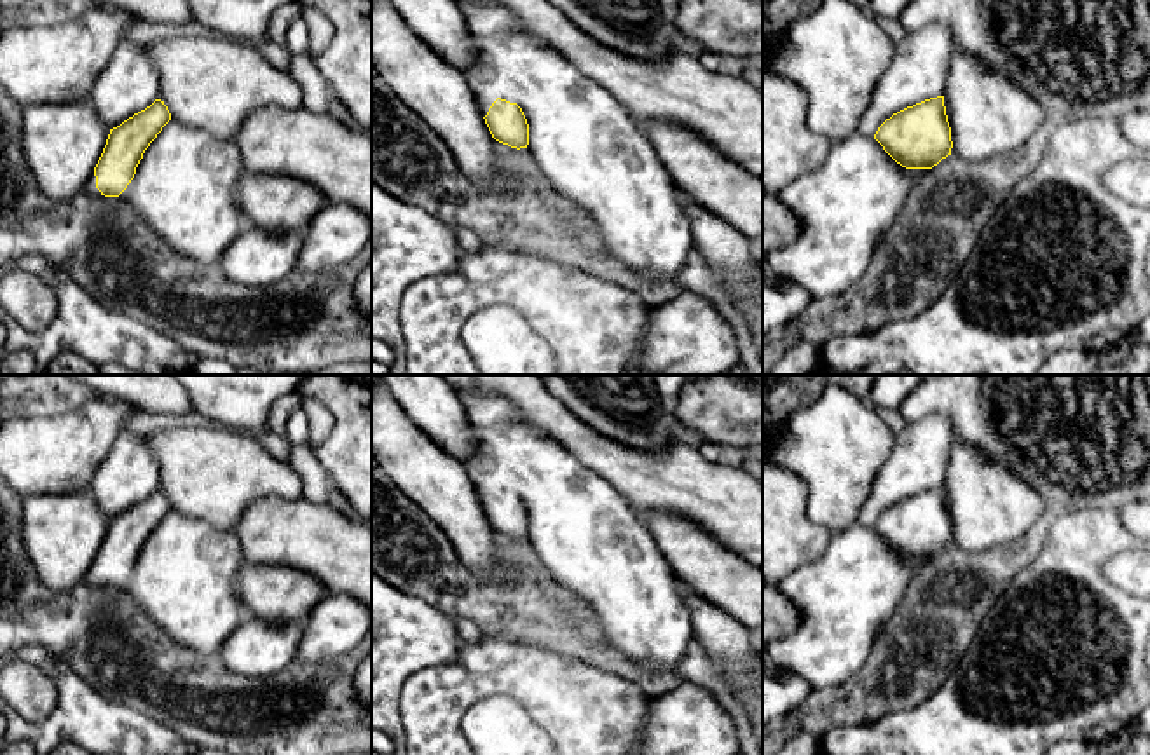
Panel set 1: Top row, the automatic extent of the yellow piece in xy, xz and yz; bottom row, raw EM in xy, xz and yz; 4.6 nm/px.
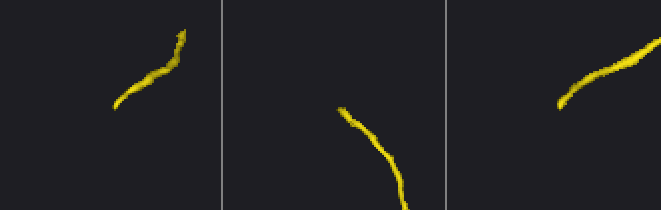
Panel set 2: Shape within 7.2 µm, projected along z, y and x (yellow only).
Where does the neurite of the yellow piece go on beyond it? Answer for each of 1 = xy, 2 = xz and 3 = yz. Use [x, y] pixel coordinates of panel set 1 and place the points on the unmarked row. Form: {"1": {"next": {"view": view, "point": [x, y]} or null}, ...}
{"1": {"next": {"view": "xy", "point": [184, 579]}}, "2": {"next": {"view": "xz", "point": [585, 532]}}, "3": {"next": {"view": "yz", "point": [845, 597]}}}

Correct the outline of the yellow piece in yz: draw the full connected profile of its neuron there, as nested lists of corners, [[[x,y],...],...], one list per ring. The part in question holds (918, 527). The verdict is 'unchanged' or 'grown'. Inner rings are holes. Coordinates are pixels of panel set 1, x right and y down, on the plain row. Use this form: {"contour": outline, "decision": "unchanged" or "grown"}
{"contour": [[[944,486],[907,497],[886,509],[874,527],[832,532],[825,553],[797,567],[778,591],[799,610],[799,628],[766,645],[763,656],[804,678],[813,689],[841,685],[867,661],[881,626],[893,616],[916,574],[951,546]]], "decision": "grown"}

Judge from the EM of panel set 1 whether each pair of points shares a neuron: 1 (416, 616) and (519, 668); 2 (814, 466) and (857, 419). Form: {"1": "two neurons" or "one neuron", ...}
{"1": "two neurons", "2": "one neuron"}

